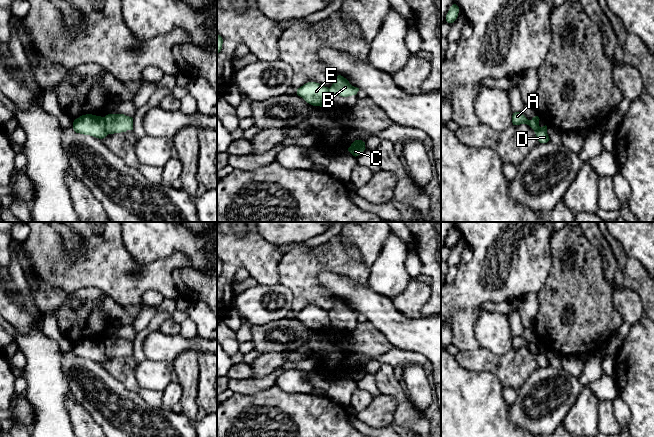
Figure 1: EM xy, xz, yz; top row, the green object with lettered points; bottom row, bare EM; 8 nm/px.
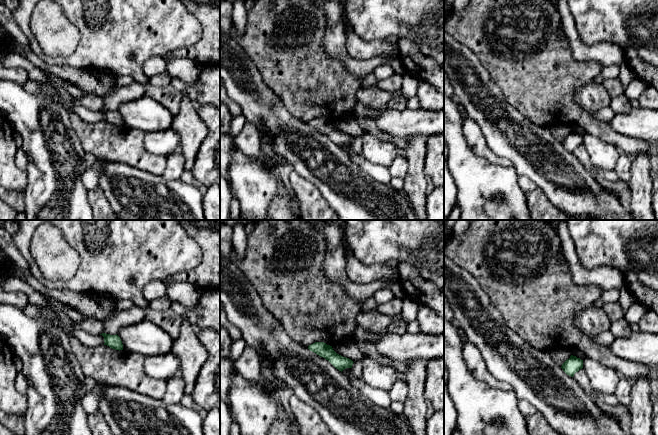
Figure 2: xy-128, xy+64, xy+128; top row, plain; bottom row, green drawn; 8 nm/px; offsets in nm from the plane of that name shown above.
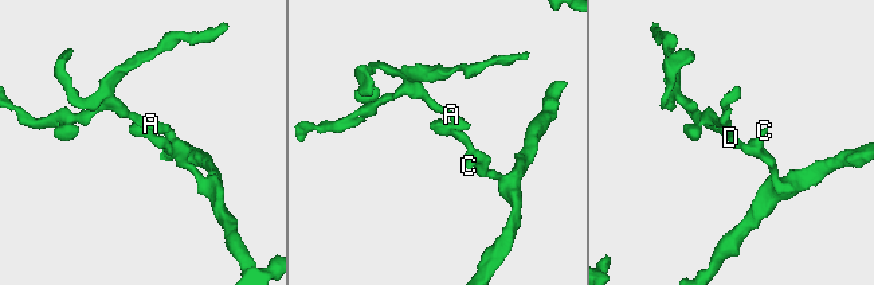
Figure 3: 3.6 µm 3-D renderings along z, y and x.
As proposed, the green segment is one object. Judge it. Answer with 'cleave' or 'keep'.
cleave

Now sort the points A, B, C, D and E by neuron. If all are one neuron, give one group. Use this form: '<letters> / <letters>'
A B / C D E

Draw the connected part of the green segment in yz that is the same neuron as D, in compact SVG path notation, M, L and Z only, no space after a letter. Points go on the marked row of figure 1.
M546 125L543 127L538 126L534 132L540 143L547 143L550 140L549 136L547 134L547 126Z

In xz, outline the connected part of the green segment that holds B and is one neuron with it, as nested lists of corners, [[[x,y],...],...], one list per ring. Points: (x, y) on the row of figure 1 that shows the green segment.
[[[341,75],[336,76],[334,83],[329,88],[330,96],[348,97],[356,95],[359,88],[352,86],[349,81]]]

